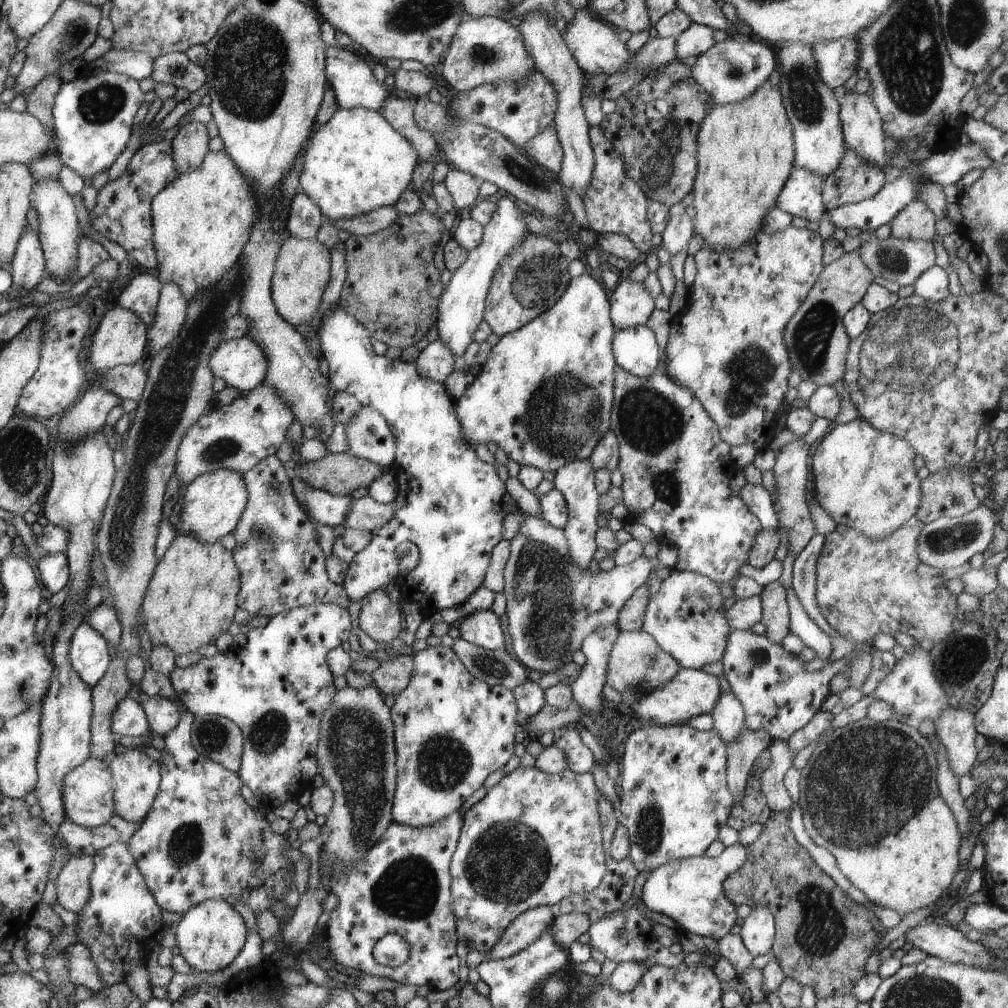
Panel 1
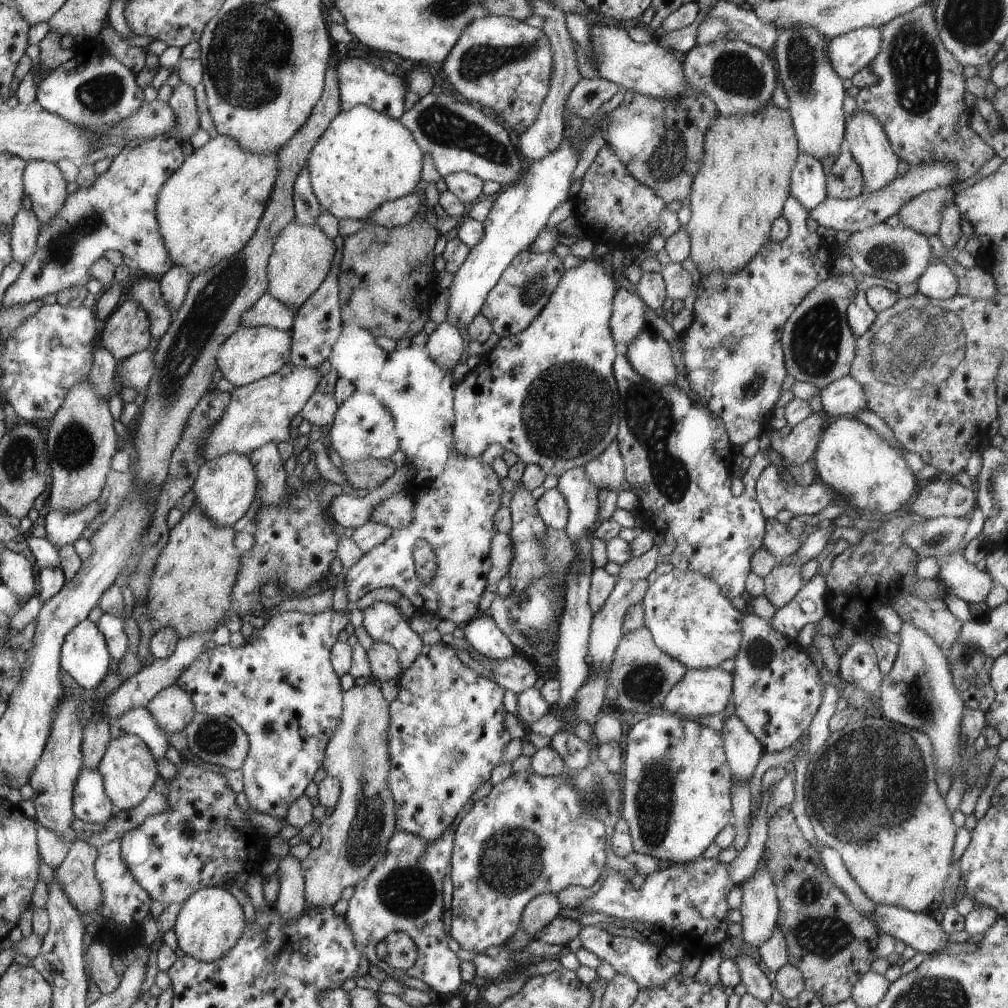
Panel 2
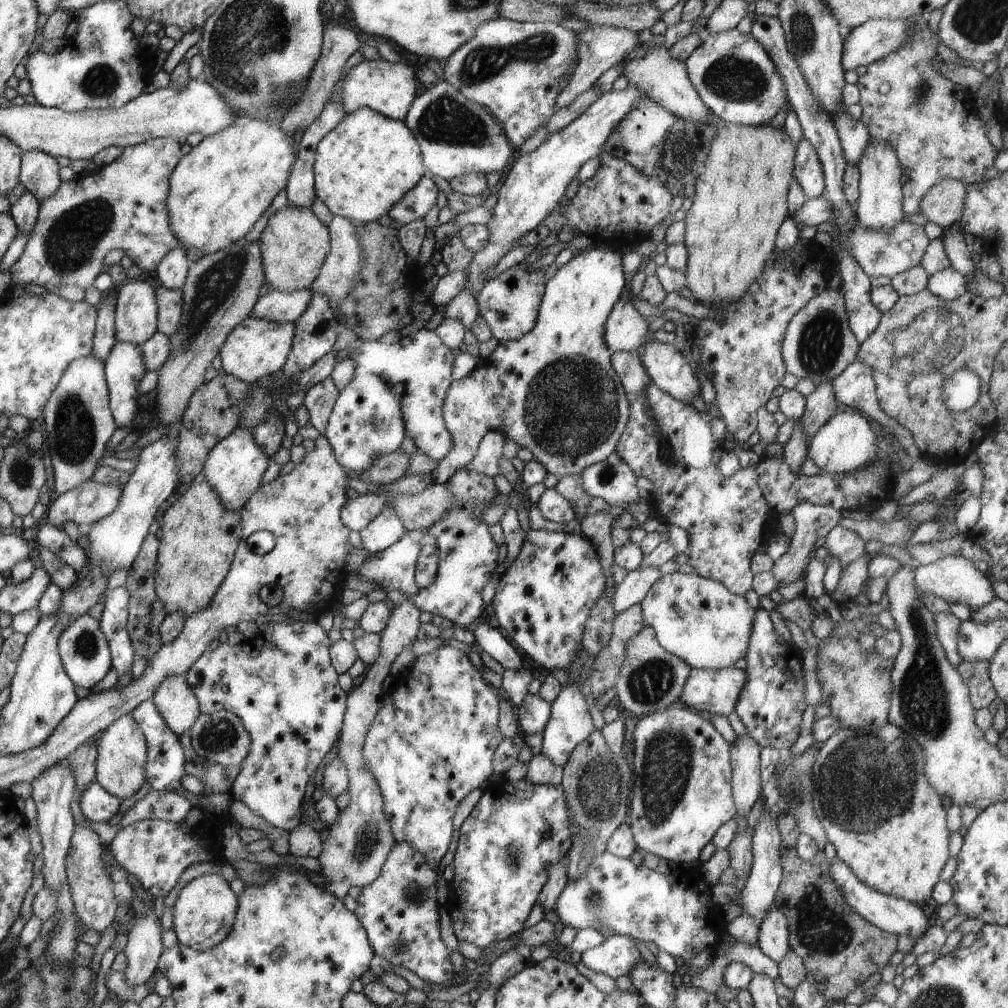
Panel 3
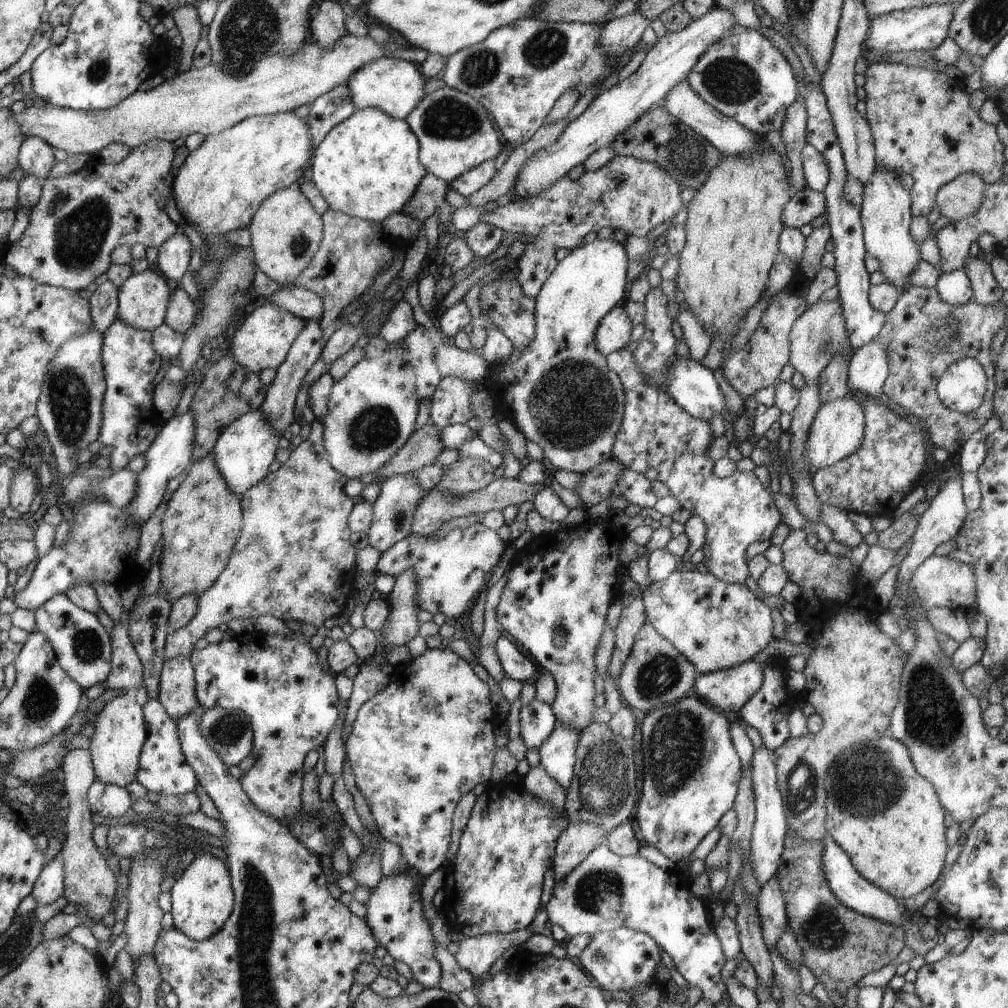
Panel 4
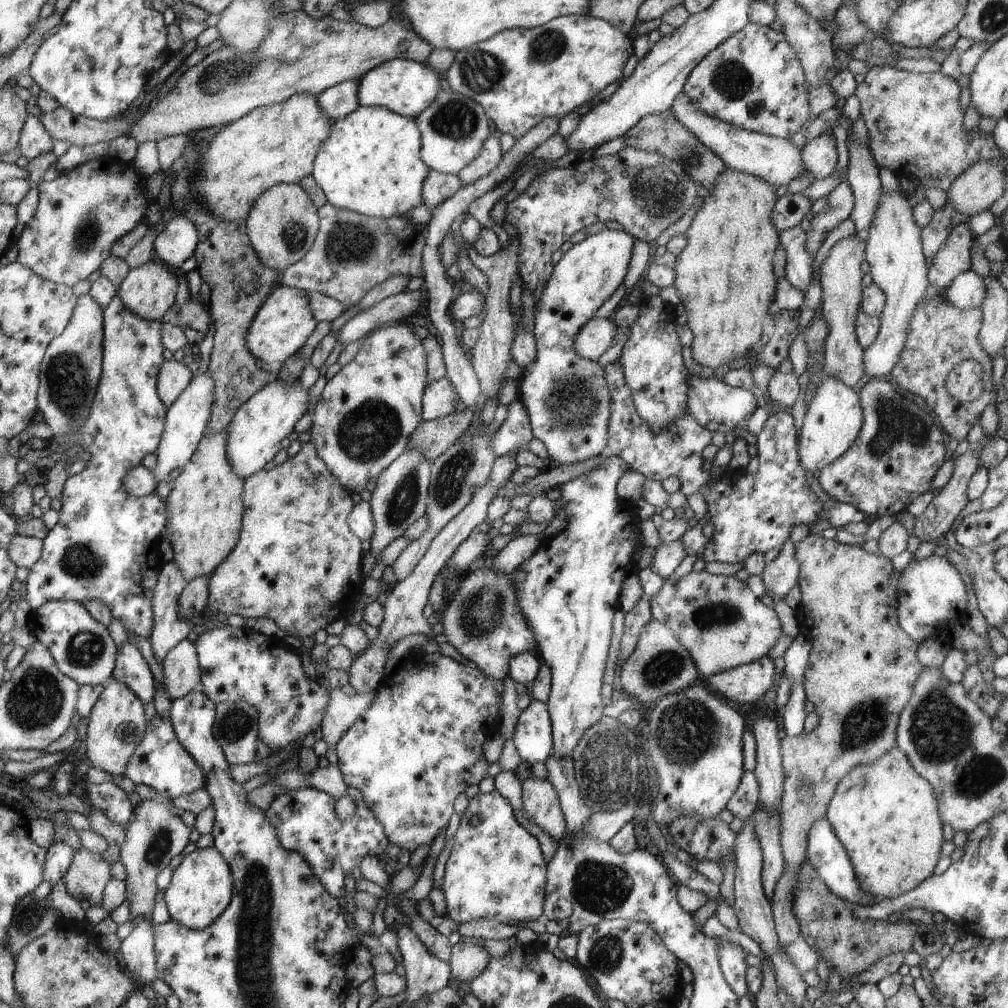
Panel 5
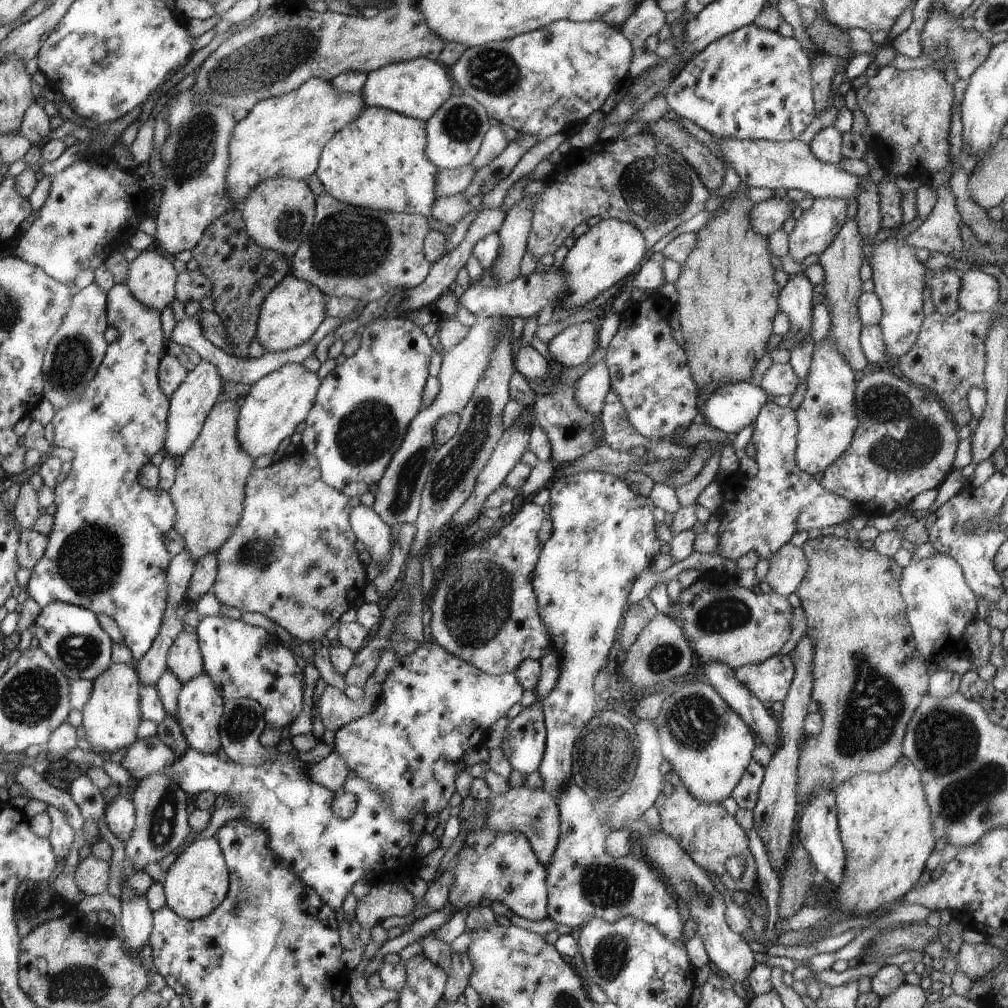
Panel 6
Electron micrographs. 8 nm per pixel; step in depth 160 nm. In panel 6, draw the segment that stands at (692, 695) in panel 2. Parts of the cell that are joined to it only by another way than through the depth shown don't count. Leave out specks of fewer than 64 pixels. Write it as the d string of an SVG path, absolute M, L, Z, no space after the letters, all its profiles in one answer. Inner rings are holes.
M776 654L760 664L748 664L734 669L734 676L761 702L782 702L786 698L795 674L792 657Z

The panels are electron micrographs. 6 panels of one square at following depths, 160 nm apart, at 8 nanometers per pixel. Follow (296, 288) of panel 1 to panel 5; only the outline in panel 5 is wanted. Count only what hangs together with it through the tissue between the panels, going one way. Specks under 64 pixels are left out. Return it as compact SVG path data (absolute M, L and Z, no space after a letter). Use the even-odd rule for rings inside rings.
M293 183L276 184L256 200L246 219L247 236L264 264L282 275L286 268L303 259L314 247L318 235L319 211L306 192Z

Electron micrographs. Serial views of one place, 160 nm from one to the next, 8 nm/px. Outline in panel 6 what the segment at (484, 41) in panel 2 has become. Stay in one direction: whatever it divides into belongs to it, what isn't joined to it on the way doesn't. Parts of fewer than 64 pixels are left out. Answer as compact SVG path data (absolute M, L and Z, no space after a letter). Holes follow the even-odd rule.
M562 19L552 22L552 24L544 28L516 36L509 40L493 41L478 47L468 47L468 50L462 54L460 60L450 68L450 77L453 79L453 83L458 84L458 86L464 90L464 95L474 98L476 102L484 106L490 120L499 122L503 128L512 128L520 135L536 136L539 141L544 141L547 137L564 133L564 131L569 134L578 132L593 112L604 109L610 105L609 96L611 92L625 76L628 76L632 62L632 54L634 54L633 48L634 46L621 34L621 30L612 28L610 24L604 24L598 20L576 22Z

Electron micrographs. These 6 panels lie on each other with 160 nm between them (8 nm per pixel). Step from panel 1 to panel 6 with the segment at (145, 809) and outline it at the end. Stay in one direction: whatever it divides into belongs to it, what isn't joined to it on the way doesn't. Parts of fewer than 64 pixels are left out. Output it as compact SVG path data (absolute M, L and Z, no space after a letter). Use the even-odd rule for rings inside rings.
M113 663L99 679L93 681L92 695L86 706L82 708L82 727L86 729L88 744L92 744L96 752L107 750L116 752L126 748L136 740L136 728L142 722L140 714L142 704L138 704L138 676L132 665Z

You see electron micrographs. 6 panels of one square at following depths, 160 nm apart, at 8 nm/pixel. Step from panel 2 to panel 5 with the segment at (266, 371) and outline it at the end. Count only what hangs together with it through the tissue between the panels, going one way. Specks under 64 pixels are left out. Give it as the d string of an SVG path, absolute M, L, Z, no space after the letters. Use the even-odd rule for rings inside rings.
M279 284L252 320L251 329L247 334L247 345L252 356L258 361L284 363L305 345L318 323L312 313L309 293Z

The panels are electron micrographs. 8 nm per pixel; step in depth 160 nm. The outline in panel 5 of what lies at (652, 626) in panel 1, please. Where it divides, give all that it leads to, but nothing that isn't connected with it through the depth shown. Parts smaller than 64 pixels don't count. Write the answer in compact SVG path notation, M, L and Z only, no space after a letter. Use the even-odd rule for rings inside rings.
M706 570L692 571L680 580L666 581L659 594L649 602L652 619L667 625L676 634L680 644L692 656L697 672L705 679L767 656L783 635L778 612L766 606L745 582L736 577L712 575Z

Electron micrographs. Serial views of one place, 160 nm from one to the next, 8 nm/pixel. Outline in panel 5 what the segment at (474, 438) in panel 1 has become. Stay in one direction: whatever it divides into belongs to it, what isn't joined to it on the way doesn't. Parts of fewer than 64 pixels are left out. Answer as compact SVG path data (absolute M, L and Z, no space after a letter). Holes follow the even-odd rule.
M602 230L598 234L586 236L579 244L574 244L546 280L542 296L536 302L534 331L536 338L536 362L524 368L520 384L520 399L528 412L528 420L533 436L544 442L548 452L548 462L554 465L570 465L586 461L606 453L608 439L608 418L610 418L610 392L606 384L606 372L598 361L586 360L576 354L574 340L578 330L594 319L596 311L623 284L628 273L632 250L636 240L626 230ZM446 377L432 380L423 393L423 421L444 419L444 416L455 413L456 400L454 386Z

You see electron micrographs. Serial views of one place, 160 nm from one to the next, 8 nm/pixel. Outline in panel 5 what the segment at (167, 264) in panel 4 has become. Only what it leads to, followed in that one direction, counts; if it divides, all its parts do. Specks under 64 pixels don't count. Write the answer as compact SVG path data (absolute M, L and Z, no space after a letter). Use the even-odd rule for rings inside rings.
M177 214L166 224L166 229L157 233L153 243L154 257L171 268L180 268L199 247L199 230L188 216Z

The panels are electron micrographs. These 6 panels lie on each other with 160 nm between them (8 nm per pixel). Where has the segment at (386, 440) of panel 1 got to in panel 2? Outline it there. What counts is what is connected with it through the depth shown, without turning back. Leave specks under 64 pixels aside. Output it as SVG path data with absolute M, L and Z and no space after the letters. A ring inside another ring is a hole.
M355 390L354 394L338 406L332 425L326 430L331 442L331 453L337 461L346 464L360 463L376 458L390 459L400 449L400 438L395 418L378 396Z

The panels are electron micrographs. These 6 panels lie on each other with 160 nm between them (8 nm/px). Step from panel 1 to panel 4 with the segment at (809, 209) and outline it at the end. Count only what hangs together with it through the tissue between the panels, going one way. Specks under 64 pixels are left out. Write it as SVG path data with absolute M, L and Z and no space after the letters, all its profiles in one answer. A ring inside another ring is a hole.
M807 143L801 150L801 161L806 186L812 191L823 192L830 178L823 154L814 145Z

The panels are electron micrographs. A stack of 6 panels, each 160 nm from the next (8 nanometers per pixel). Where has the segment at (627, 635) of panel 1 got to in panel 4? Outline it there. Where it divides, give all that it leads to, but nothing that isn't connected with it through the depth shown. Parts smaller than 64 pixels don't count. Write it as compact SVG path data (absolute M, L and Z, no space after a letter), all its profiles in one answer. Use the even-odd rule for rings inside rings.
M646 622L636 635L630 654L623 664L620 676L615 682L624 705L642 710L646 714L661 704L670 704L692 694L696 677L700 673L696 667L678 652L674 645Z

